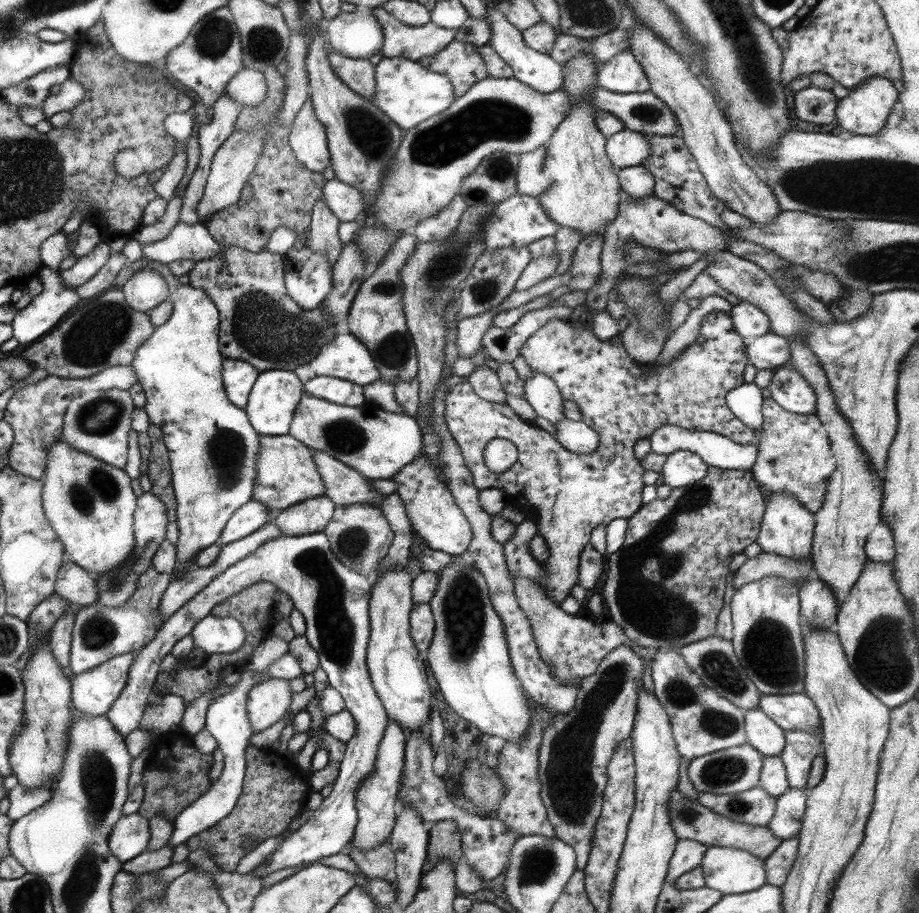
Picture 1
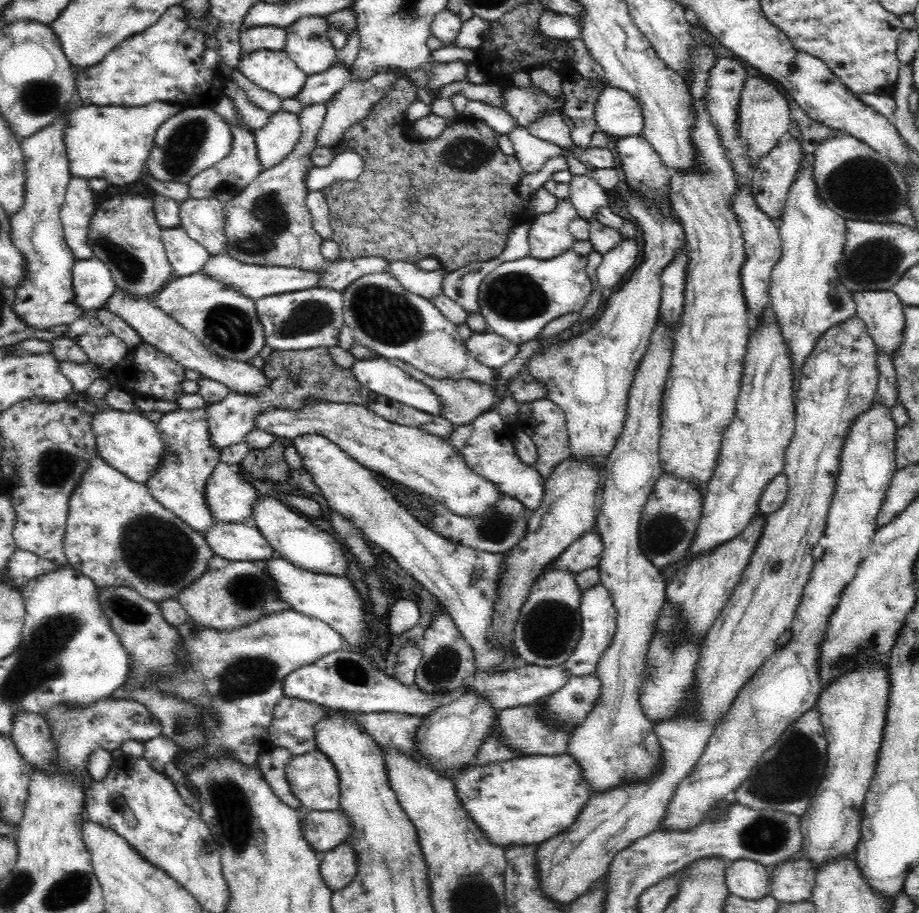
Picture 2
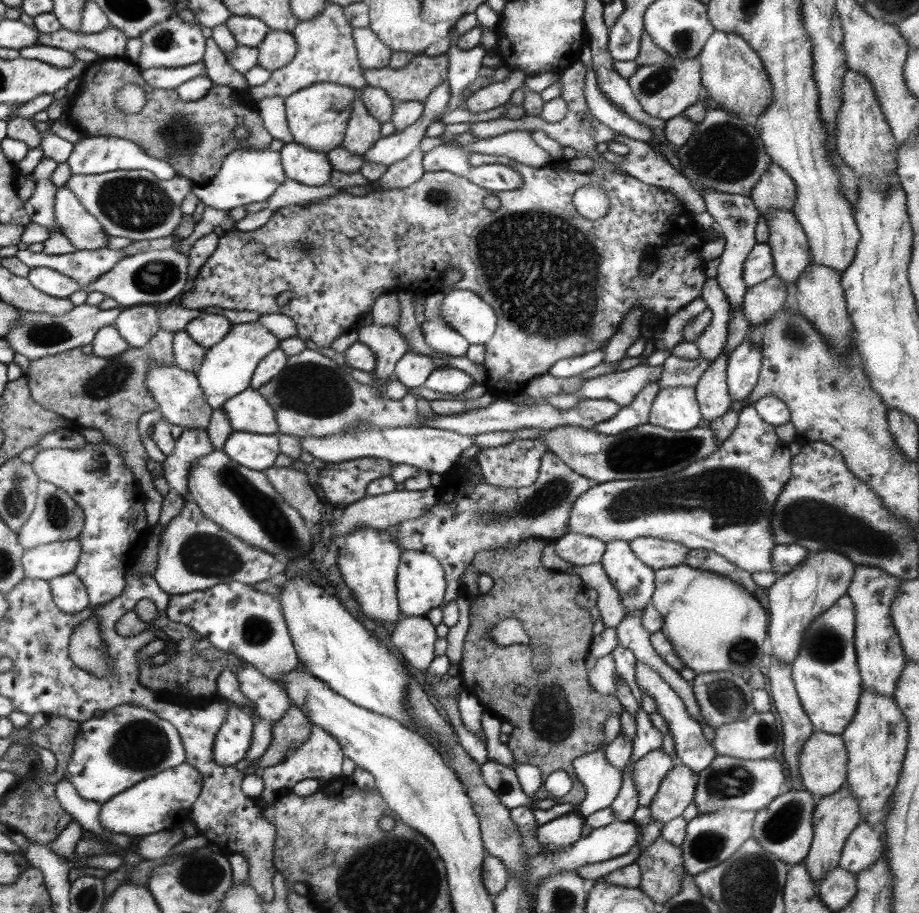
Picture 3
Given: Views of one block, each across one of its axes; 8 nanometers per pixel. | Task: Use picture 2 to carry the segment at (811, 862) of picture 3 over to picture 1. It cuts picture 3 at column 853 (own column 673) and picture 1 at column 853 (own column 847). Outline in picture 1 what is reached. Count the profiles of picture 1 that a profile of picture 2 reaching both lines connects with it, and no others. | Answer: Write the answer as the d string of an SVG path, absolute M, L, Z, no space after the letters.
M797 340L797 342L791 342L789 350L791 350L789 366L811 384L811 390L817 398L815 416L825 424L825 432L829 434L829 442L833 446L835 470L827 484L825 504L815 514L811 562L813 562L813 578L829 586L831 594L835 596L837 608L841 608L843 602L849 598L849 588L857 582L857 578L861 576L861 570L869 560L865 554L865 544L871 530L881 522L883 482L881 478L875 478L873 472L867 468L867 462L865 462L867 456L863 456L855 438L851 436L851 428L847 420L843 420L841 412L835 410L833 396L829 394L829 388L827 388L827 378L817 368L817 362L807 350L807 346Z

